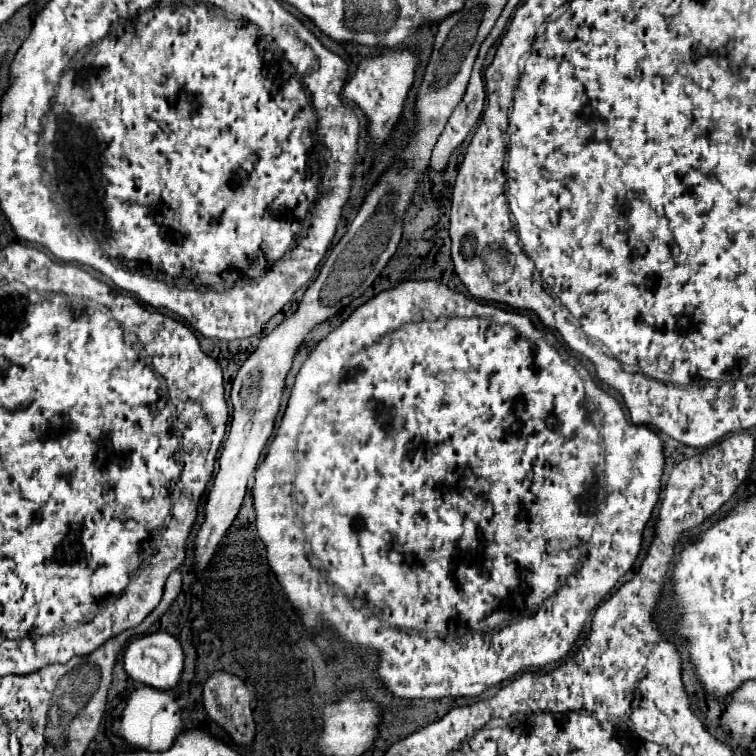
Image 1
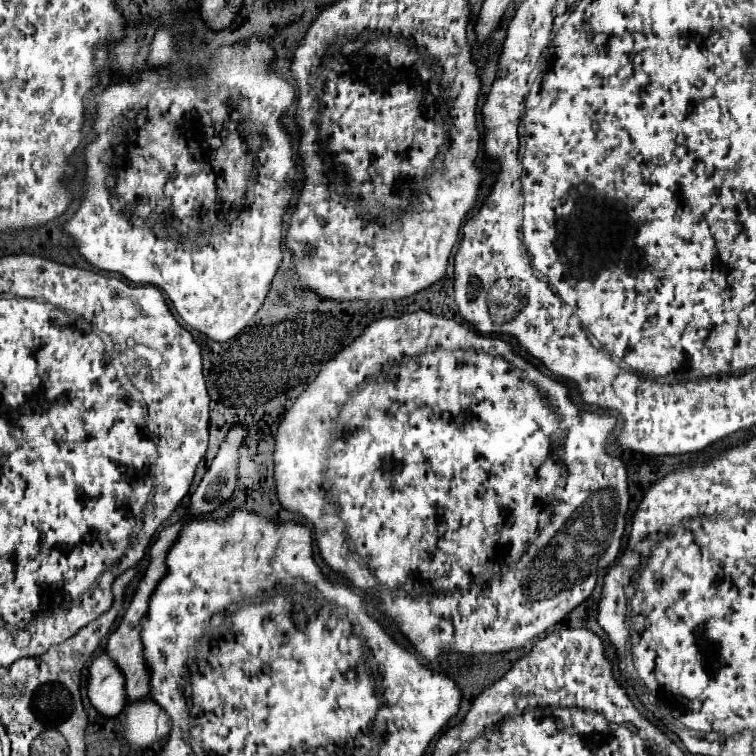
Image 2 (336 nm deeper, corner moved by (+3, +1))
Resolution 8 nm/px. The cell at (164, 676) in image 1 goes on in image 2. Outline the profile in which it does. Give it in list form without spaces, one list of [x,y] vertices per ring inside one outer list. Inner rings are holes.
[[[105,652],[89,666],[87,696],[105,718],[113,718],[125,708],[125,678],[121,678],[117,664],[113,664],[111,658],[105,658]]]

